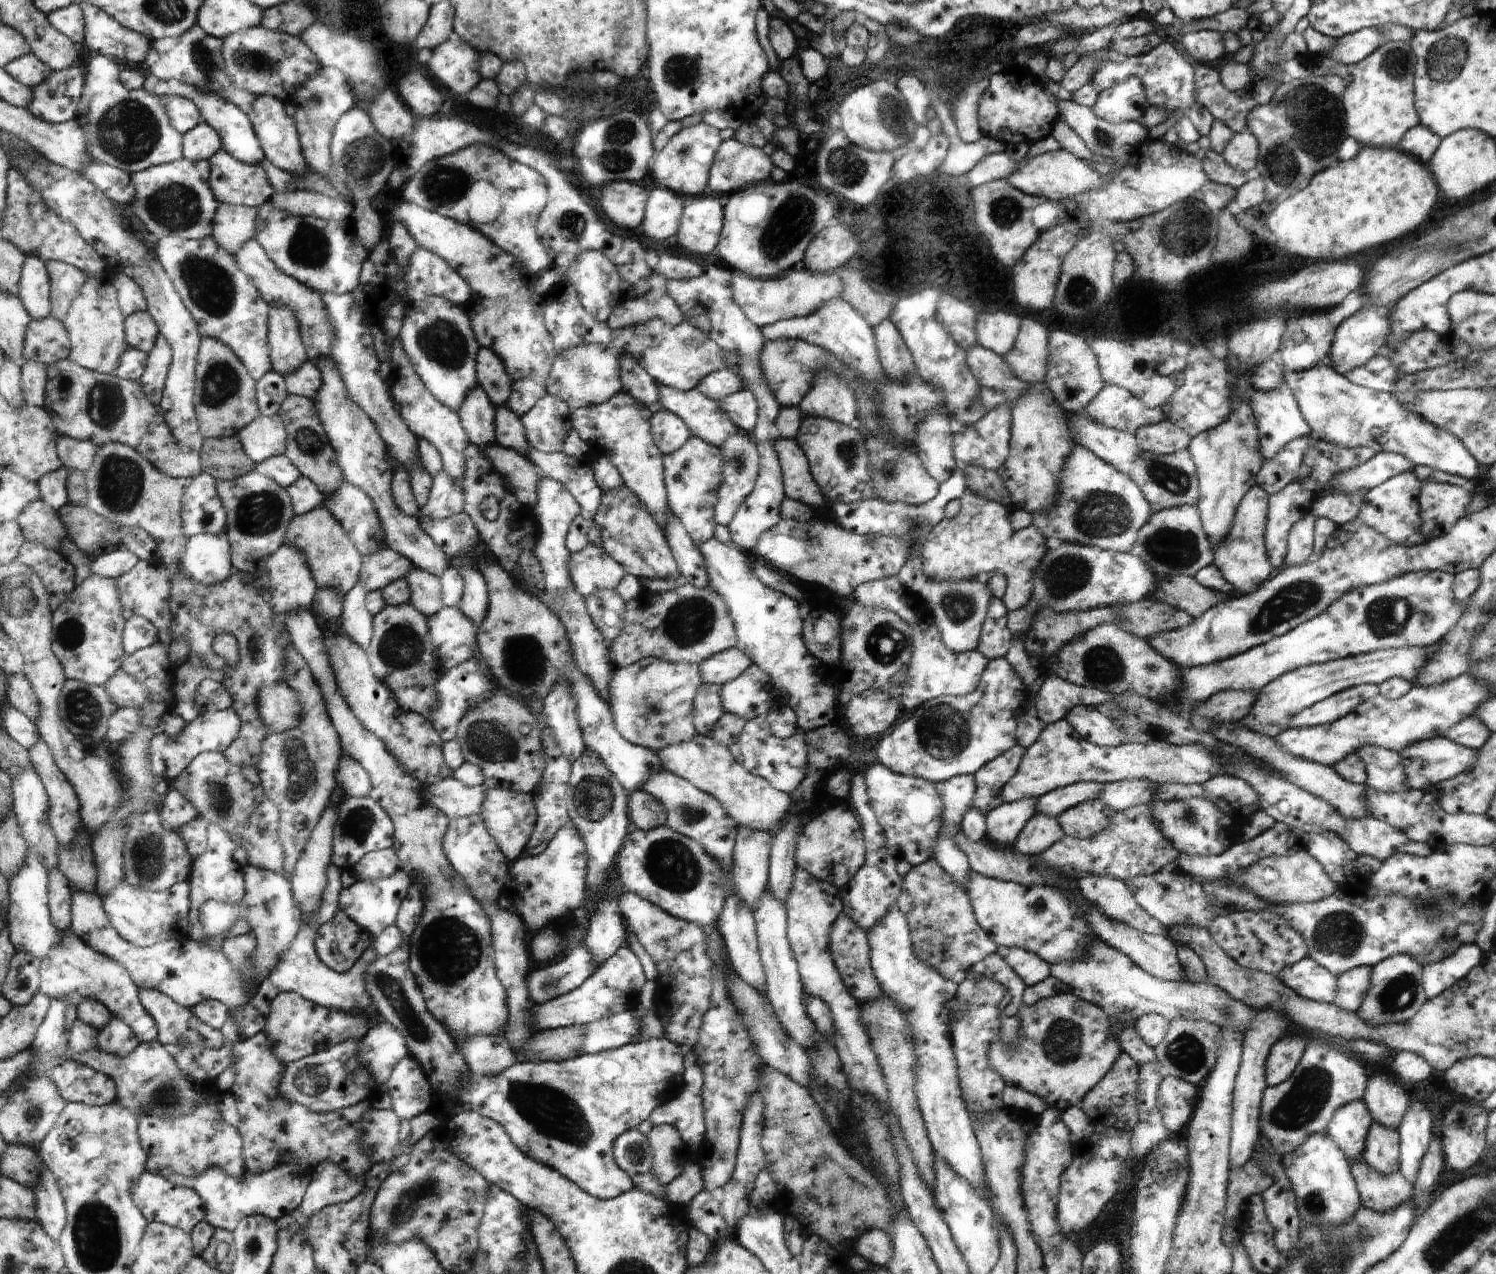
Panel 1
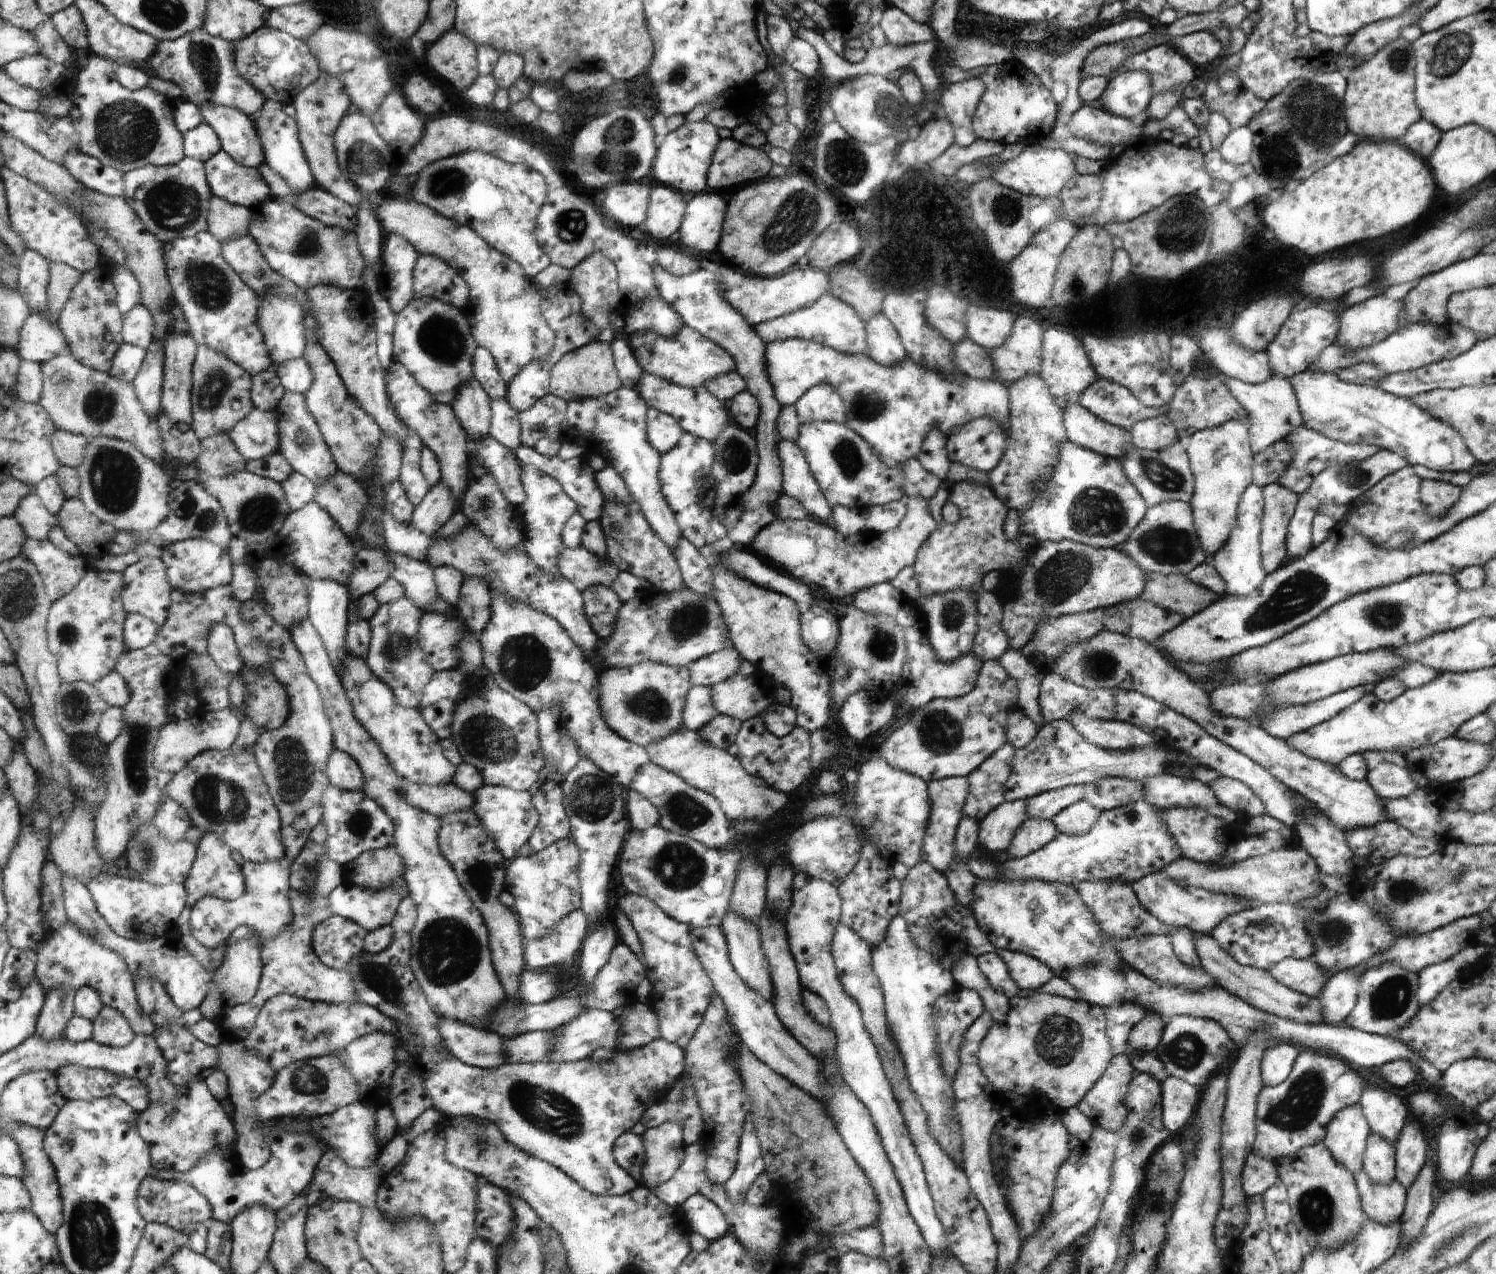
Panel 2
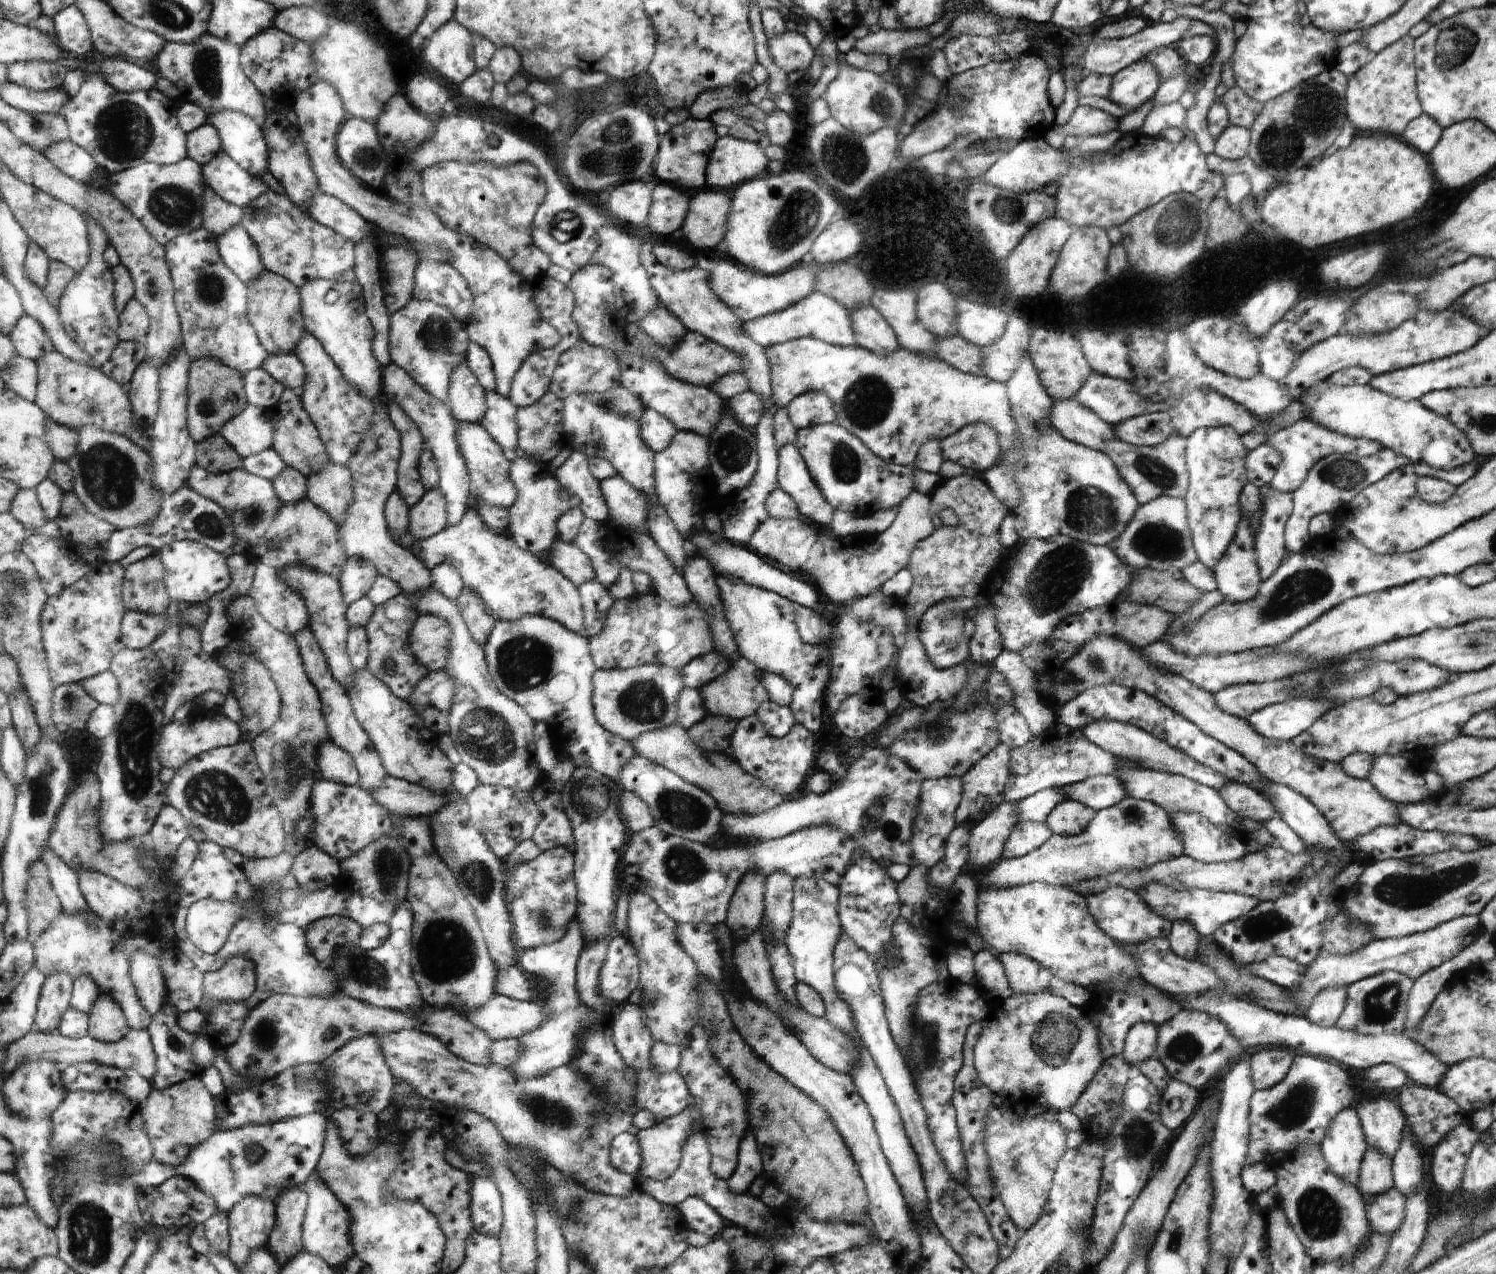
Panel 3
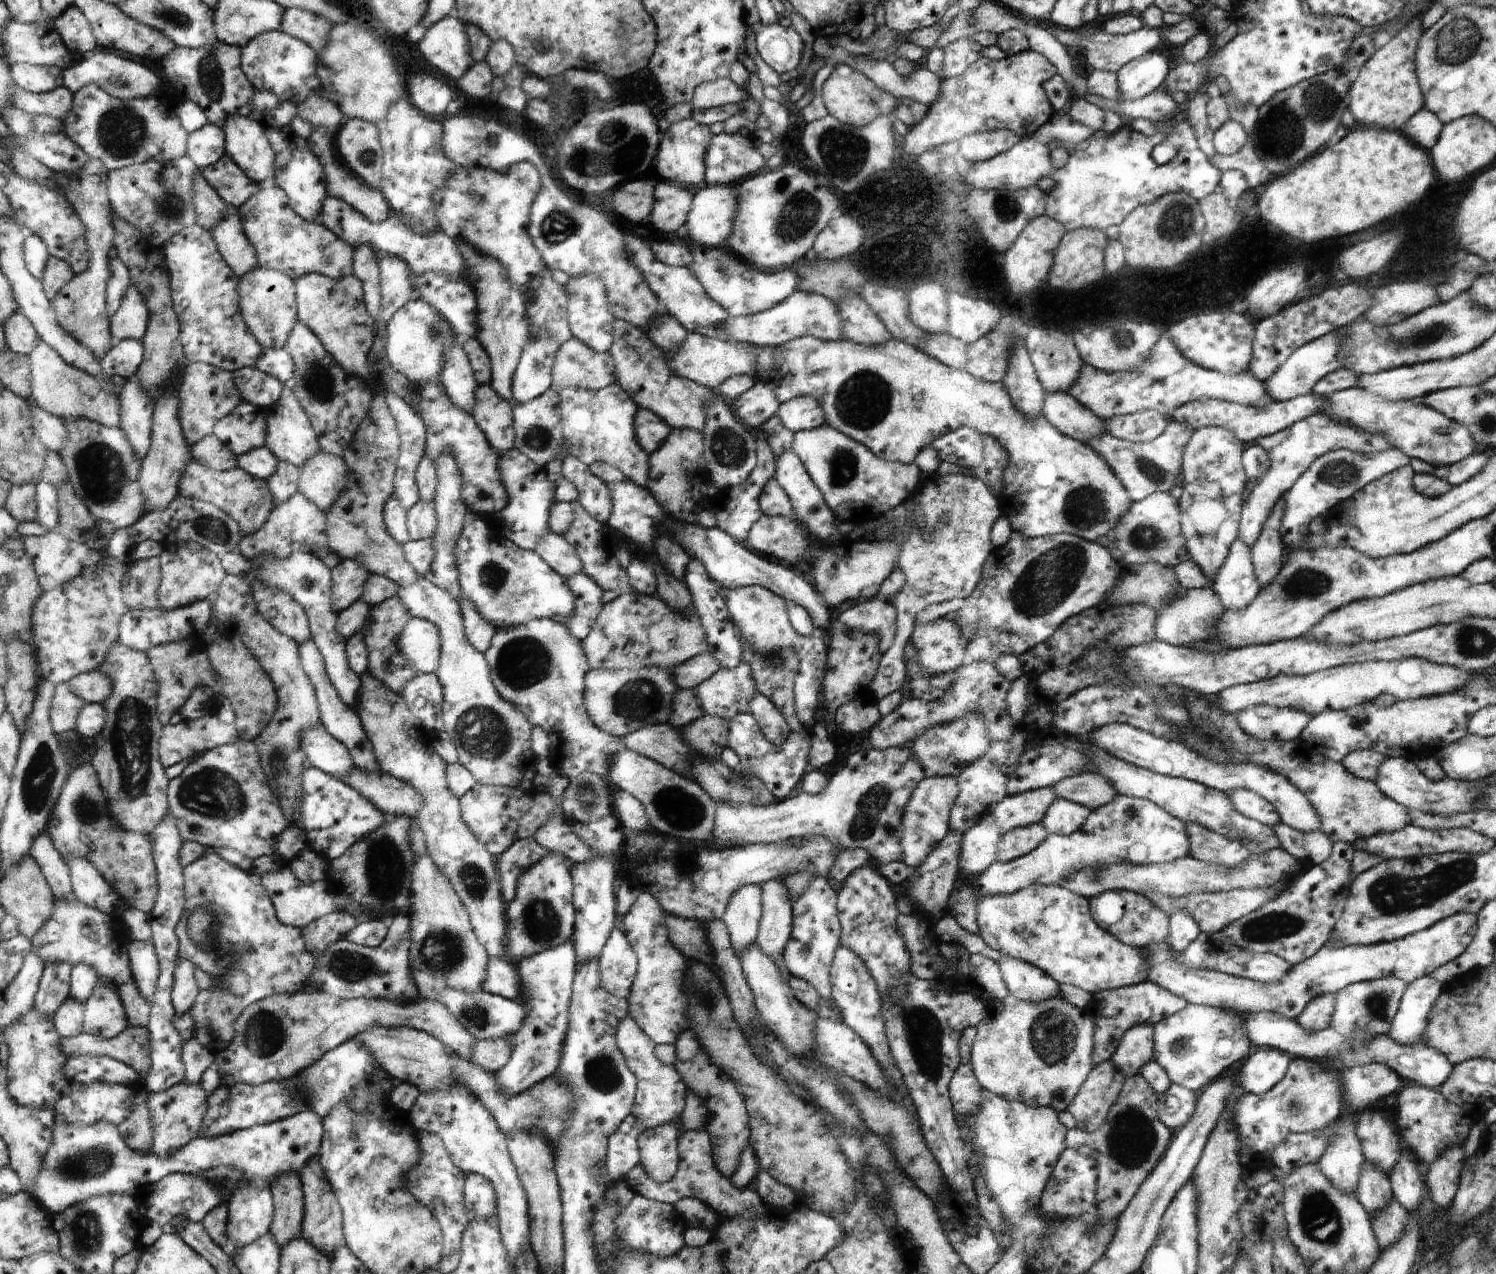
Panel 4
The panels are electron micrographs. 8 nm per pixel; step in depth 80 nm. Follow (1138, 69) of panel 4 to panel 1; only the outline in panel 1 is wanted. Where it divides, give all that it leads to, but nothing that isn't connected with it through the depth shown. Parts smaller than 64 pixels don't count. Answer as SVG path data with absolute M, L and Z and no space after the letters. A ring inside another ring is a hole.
M1128 78L1126 82L1116 82L1102 90L1093 110L1112 122L1137 122L1148 107L1142 82L1138 78Z

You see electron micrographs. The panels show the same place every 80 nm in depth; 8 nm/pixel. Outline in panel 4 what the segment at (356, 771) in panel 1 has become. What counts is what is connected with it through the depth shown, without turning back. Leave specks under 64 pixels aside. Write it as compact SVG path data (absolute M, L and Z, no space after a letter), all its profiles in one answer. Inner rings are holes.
M322 724L303 731L302 748L309 764L337 778L348 777L356 769L349 750L335 739Z

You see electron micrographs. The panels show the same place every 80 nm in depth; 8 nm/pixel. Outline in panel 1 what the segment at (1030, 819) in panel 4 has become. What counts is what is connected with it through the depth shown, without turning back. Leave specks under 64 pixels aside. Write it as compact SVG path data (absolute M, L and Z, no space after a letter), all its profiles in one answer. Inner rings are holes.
M1080 782L1052 790L1042 797L1036 798L1037 814L1057 818L1062 812L1082 802L1099 799L1100 792L1102 792L1102 785L1094 782Z

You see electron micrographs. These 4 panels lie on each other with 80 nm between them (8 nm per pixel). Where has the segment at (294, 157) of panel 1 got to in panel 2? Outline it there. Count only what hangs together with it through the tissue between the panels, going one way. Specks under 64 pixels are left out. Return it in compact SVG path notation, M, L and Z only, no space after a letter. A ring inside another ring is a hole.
M266 100L261 117L256 118L254 122L256 123L261 143L264 146L265 165L280 174L286 183L290 182L290 186L296 192L296 190L308 188L314 182L314 178L312 178L312 172L308 168L308 162L304 160L304 154L302 154L302 148L300 148L300 140L298 134L296 134L296 124L294 124L294 120L290 116L286 116L282 112L282 109L280 104L276 104L274 100Z

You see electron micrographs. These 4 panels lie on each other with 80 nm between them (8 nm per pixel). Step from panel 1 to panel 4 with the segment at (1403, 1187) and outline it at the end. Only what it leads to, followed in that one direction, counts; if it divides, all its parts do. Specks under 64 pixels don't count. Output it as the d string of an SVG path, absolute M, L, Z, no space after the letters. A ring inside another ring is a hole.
M1394 1198L1389 1200L1389 1203L1384 1208L1375 1210L1371 1214L1372 1230L1378 1241L1380 1250L1392 1246L1392 1244L1397 1243L1398 1240L1405 1235L1407 1222L1409 1220L1409 1212Z

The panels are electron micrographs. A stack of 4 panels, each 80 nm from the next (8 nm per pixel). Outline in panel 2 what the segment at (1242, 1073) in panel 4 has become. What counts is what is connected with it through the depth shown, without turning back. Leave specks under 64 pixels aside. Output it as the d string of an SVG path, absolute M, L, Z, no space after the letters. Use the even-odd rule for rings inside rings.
M1279 1042L1266 1048L1260 1060L1260 1078L1263 1087L1274 1087L1286 1080L1300 1052L1290 1042Z

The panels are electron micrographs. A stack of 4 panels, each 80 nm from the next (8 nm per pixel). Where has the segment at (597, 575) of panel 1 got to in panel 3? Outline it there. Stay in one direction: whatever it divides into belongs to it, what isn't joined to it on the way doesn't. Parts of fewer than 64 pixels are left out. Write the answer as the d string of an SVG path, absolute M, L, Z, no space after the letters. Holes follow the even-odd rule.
M560 539L554 541L546 558L553 567L565 575L565 578L569 578L570 582L576 585L597 578L591 558L583 550L574 546L573 542L565 543Z

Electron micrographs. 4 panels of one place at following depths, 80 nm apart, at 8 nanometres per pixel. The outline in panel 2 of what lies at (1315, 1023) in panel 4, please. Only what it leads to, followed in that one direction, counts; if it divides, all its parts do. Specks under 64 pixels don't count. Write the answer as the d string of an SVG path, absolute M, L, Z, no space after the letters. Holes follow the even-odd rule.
M1352 969L1330 974L1322 994L1316 998L1322 1008L1322 1018L1328 1025L1339 1025L1348 1014L1358 998L1358 974Z

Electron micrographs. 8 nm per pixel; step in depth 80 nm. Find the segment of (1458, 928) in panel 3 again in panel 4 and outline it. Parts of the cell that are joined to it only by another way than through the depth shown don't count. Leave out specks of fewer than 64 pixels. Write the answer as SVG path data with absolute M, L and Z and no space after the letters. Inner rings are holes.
M1456 913L1435 922L1430 928L1395 941L1343 947L1334 947L1328 943L1309 959L1293 965L1287 977L1279 983L1263 983L1215 970L1190 968L1173 959L1168 944L1154 944L1145 950L1149 966L1148 980L1183 998L1187 1003L1229 1009L1242 1014L1270 1011L1296 1019L1313 998L1337 993L1348 985L1384 977L1396 977L1408 984L1432 973L1468 948L1474 938L1476 923L1477 915Z

